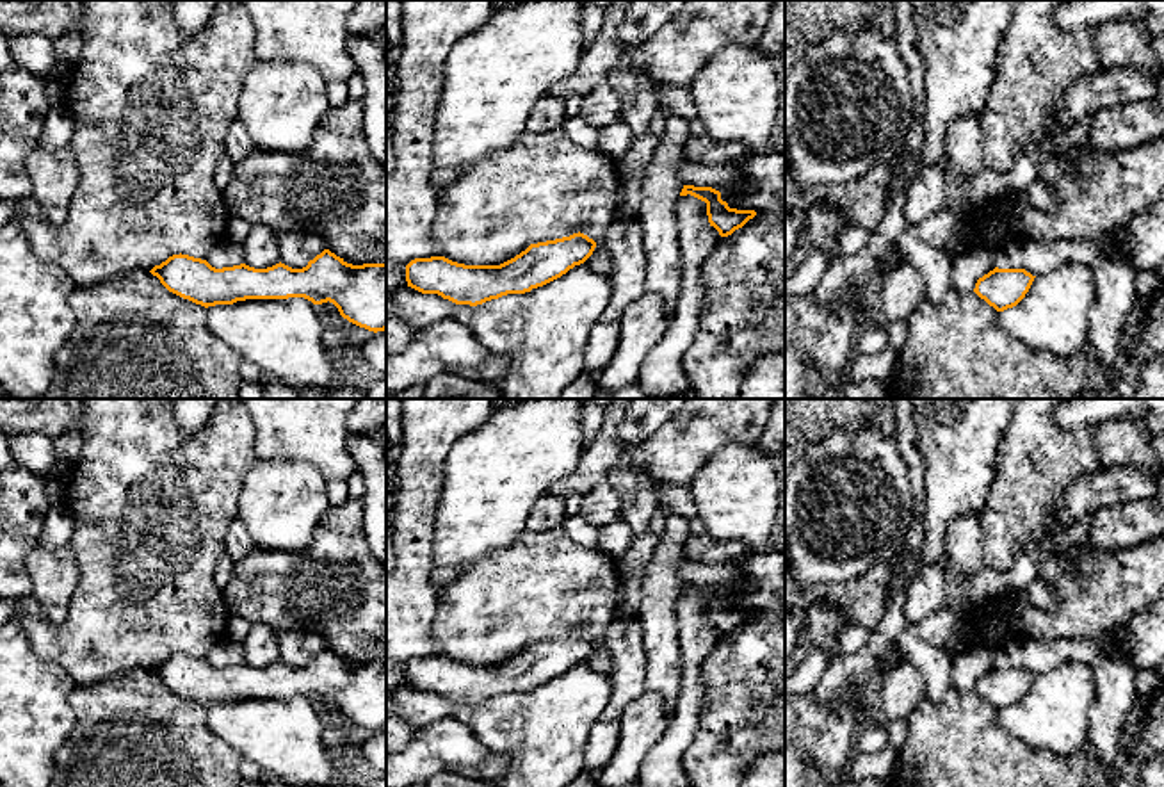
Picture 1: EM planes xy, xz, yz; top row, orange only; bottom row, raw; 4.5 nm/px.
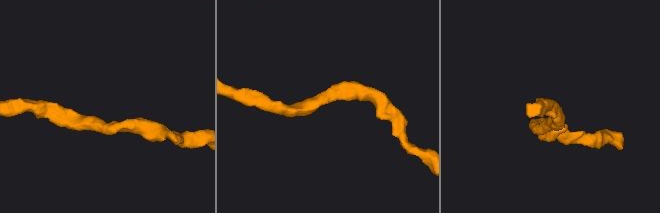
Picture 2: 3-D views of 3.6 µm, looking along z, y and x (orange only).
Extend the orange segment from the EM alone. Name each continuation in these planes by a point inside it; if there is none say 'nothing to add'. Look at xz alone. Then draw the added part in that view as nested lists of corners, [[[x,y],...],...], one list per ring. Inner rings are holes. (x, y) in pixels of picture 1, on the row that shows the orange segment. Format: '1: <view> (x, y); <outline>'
nothing to add

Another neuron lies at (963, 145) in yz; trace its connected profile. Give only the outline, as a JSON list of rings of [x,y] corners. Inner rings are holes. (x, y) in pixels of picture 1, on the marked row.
[[[959,116],[949,125],[945,157],[949,167],[968,182],[981,174],[984,169],[981,116]]]

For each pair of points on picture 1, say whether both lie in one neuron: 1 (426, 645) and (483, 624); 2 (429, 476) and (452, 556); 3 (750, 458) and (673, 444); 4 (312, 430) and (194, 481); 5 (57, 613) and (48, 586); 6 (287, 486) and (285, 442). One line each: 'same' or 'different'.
1: different
2: different
3: different
4: different
5: same
6: different

